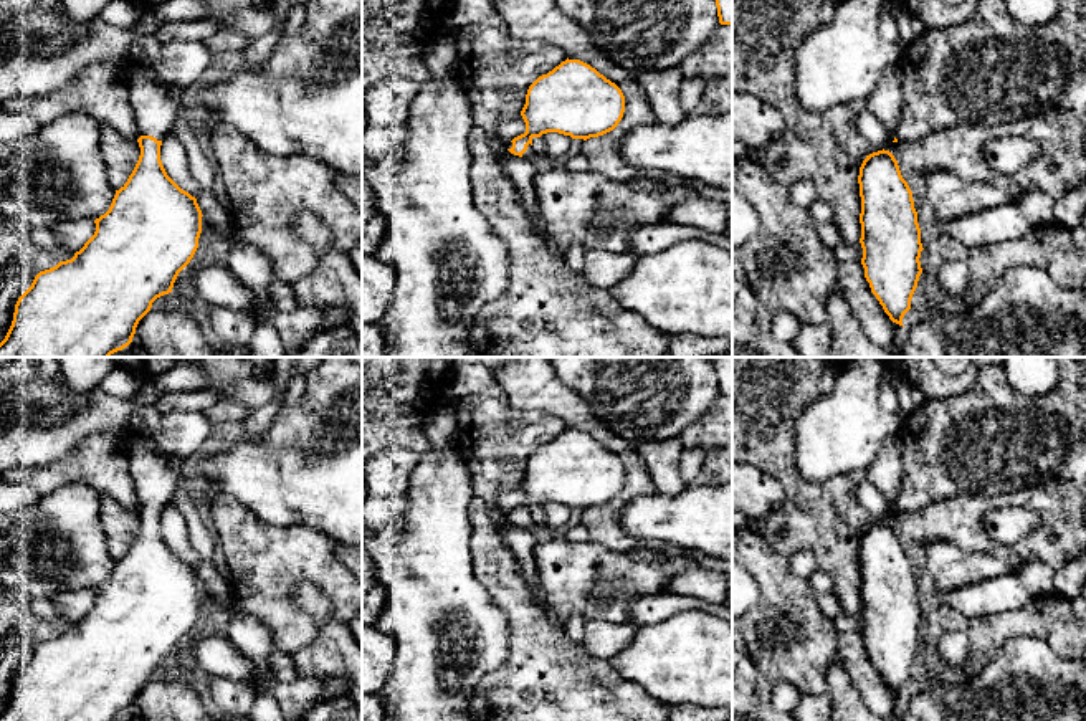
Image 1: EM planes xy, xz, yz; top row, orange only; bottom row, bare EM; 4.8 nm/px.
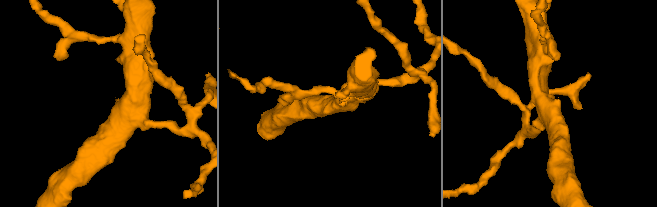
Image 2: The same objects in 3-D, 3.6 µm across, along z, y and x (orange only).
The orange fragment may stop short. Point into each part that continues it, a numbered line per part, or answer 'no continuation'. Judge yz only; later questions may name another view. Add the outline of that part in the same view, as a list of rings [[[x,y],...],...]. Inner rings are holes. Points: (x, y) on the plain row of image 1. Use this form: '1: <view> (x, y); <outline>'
no continuation

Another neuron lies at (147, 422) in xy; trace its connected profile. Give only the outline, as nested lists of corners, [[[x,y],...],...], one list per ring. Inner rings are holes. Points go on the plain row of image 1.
[[[154,410],[137,412],[132,415],[132,433],[155,435],[160,423],[160,413]]]

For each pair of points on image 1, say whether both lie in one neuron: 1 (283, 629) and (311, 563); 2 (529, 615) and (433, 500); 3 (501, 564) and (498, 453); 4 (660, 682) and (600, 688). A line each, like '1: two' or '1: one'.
1: one
2: two
3: one
4: two

